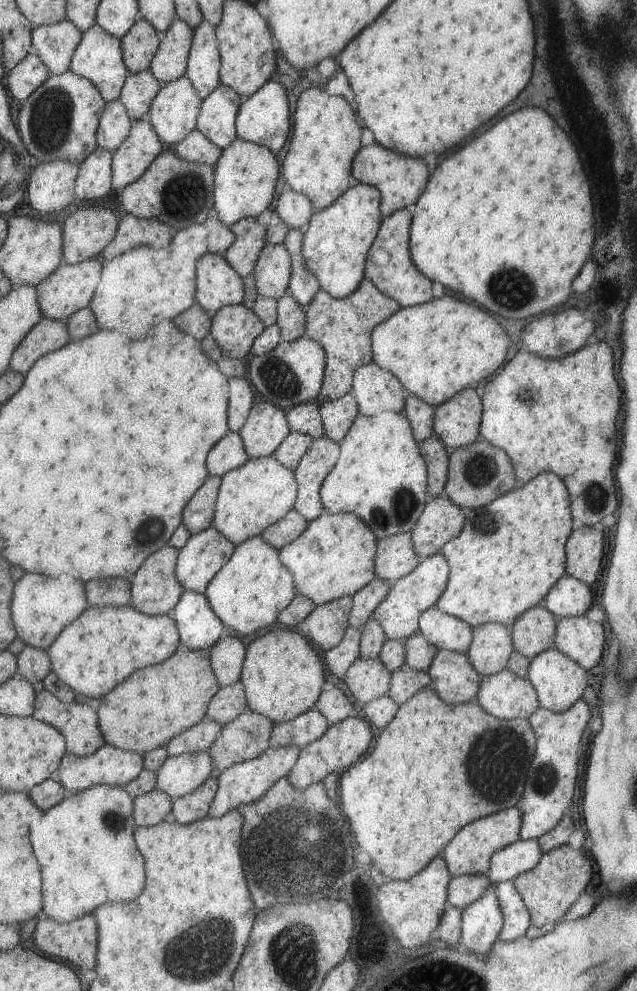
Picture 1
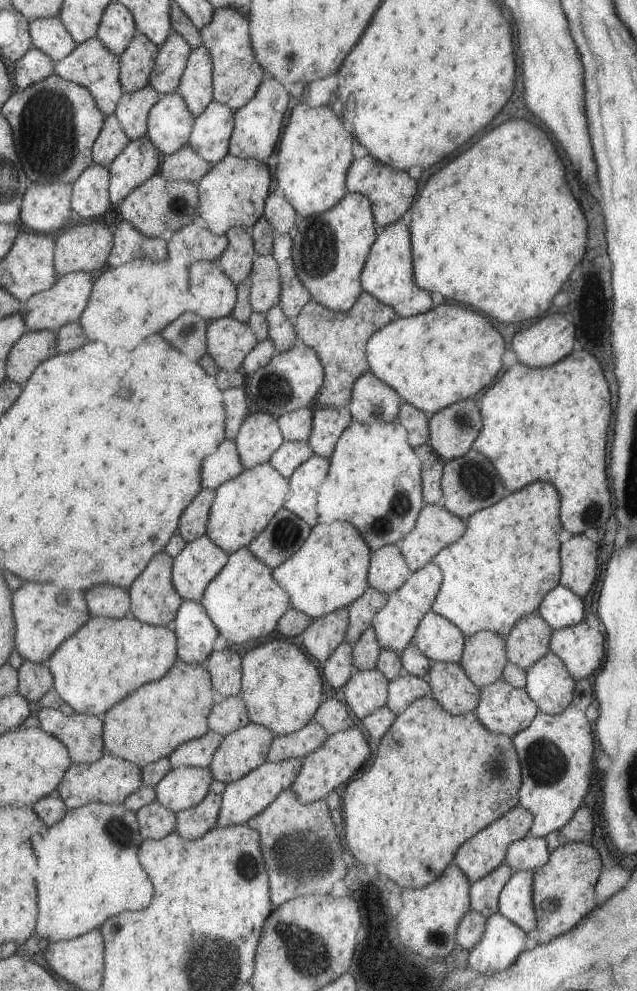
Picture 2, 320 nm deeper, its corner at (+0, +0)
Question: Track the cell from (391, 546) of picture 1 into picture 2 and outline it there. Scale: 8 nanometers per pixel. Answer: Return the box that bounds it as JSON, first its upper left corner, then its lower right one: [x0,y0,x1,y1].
[366,543,410,594]

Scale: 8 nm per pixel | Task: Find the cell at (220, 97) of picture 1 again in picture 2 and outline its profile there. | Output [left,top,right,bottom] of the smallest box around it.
[188,101,234,164]

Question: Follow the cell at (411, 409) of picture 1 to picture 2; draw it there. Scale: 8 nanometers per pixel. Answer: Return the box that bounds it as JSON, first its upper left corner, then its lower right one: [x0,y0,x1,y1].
[398,403,429,449]

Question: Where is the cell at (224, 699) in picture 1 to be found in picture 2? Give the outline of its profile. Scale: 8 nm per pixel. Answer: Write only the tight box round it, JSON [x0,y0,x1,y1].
[206,694,249,738]

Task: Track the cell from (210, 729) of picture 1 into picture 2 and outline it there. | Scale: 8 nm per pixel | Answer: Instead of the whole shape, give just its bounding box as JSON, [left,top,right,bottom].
[169,730,222,768]

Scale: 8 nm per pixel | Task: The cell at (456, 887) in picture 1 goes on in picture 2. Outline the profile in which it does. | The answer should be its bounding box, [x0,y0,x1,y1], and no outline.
[469,864,512,917]

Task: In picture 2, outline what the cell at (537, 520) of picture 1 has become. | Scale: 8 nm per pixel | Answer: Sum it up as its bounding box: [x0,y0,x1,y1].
[430,481,562,637]

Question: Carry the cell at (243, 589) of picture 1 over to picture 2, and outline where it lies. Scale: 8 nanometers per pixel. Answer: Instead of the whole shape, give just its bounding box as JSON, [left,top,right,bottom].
[201,547,291,646]

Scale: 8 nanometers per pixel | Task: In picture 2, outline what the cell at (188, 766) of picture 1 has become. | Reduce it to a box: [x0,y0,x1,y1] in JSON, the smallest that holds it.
[155,767,211,813]

